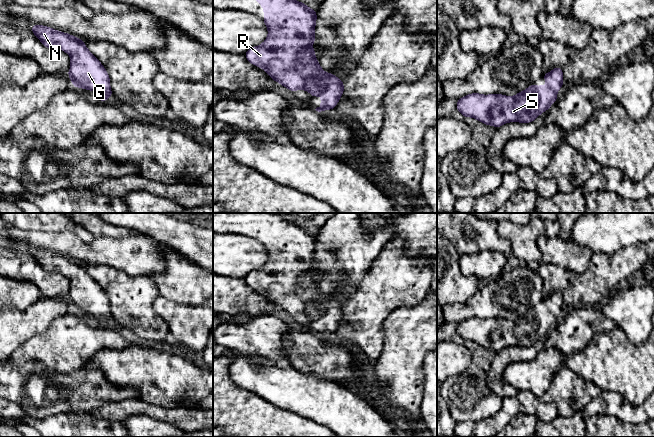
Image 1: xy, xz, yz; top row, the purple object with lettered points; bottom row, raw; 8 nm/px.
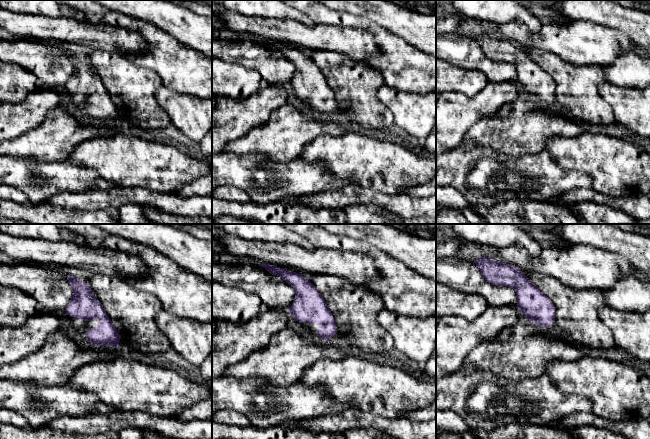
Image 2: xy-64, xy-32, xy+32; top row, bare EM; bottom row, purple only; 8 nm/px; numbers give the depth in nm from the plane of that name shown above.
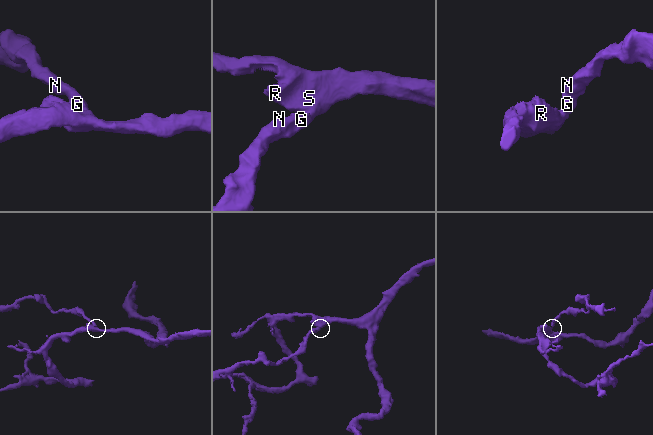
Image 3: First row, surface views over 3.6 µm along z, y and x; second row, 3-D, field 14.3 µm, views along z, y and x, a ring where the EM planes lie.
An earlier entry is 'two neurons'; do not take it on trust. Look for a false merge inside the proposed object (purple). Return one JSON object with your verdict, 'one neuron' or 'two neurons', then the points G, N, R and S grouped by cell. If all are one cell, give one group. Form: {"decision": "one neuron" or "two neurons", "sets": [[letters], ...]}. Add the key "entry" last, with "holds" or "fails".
{"decision": "one neuron", "sets": [["G", "N", "R", "S"]], "entry": "fails"}

